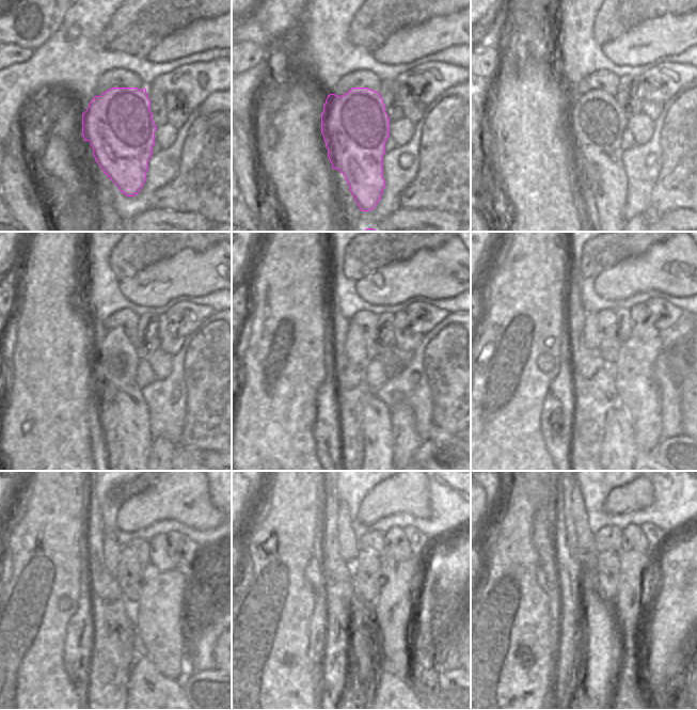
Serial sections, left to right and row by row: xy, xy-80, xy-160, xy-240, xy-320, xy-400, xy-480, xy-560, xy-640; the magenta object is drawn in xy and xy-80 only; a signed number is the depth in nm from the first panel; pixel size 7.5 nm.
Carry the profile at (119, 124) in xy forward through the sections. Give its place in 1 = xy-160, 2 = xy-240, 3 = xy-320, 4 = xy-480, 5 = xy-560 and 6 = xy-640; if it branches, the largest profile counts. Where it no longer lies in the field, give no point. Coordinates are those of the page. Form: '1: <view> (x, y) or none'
1: xy-160 (596, 122)
2: xy-240 (115, 359)
3: xy-320 (376, 421)
4: xy-480 (146, 688)
5: xy-560 (385, 688)
6: xy-640 (638, 688)

